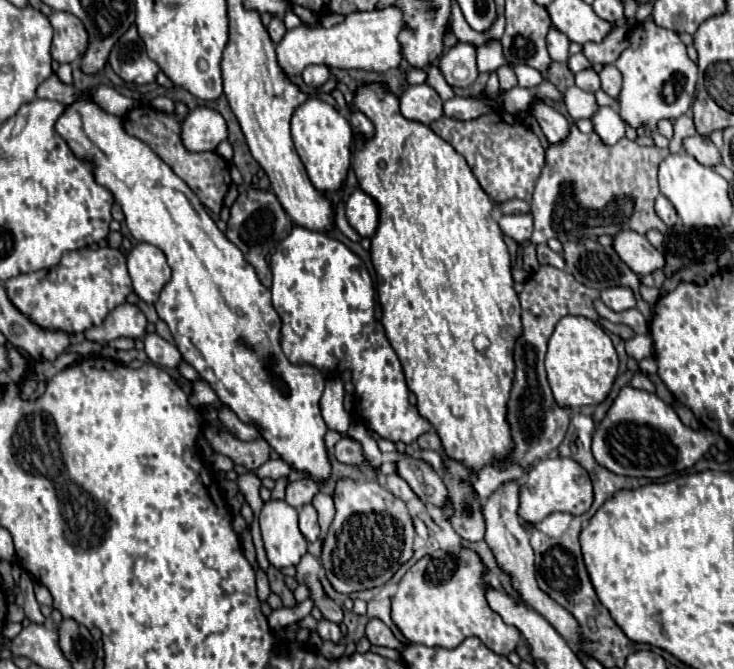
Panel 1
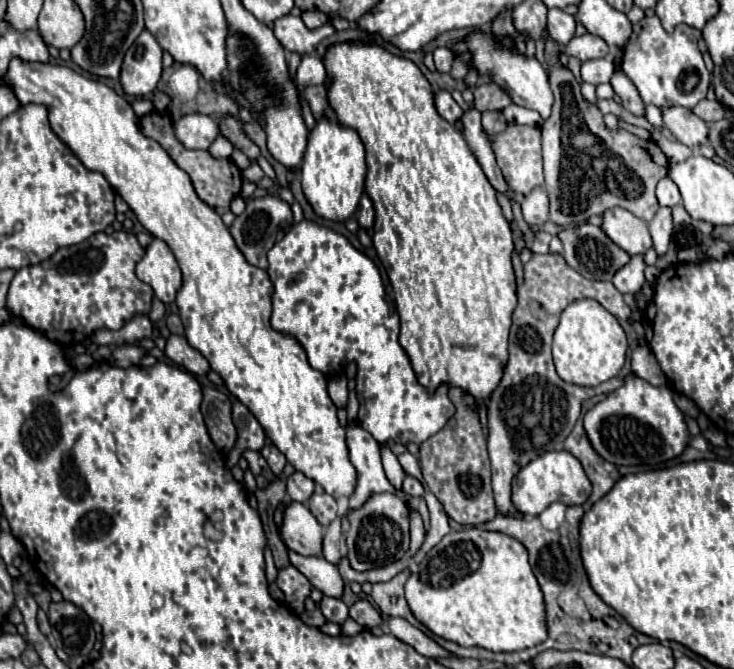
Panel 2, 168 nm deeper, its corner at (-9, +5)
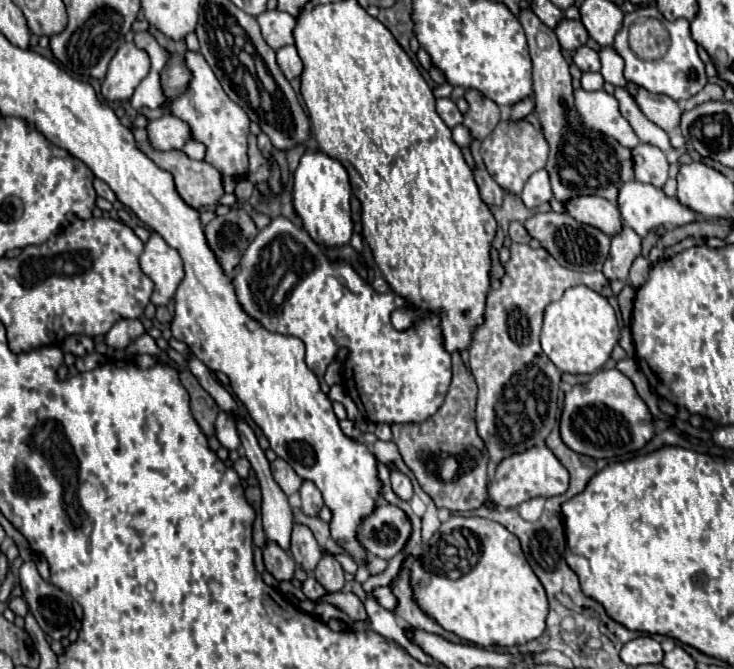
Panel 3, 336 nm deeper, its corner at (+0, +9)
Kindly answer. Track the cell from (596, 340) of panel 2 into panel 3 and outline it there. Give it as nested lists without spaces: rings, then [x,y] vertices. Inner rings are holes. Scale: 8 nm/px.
[[[587,286],[565,290],[563,298],[551,302],[545,310],[541,330],[541,348],[547,358],[567,374],[595,374],[611,358],[613,346],[618,344],[619,325],[609,302]]]

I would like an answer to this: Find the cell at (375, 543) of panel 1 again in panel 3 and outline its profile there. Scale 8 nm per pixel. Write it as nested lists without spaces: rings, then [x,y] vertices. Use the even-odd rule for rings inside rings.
[[[377,502],[375,510],[365,516],[357,528],[361,546],[385,560],[391,560],[407,544],[409,536],[411,522],[407,514],[387,502]]]

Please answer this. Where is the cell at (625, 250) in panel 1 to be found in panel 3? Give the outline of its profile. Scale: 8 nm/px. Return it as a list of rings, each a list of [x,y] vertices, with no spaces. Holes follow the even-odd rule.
[[[579,196],[565,204],[569,214],[579,220],[581,224],[589,224],[607,236],[613,238],[613,234],[621,232],[621,214],[617,214],[617,204],[597,198],[597,196]]]

